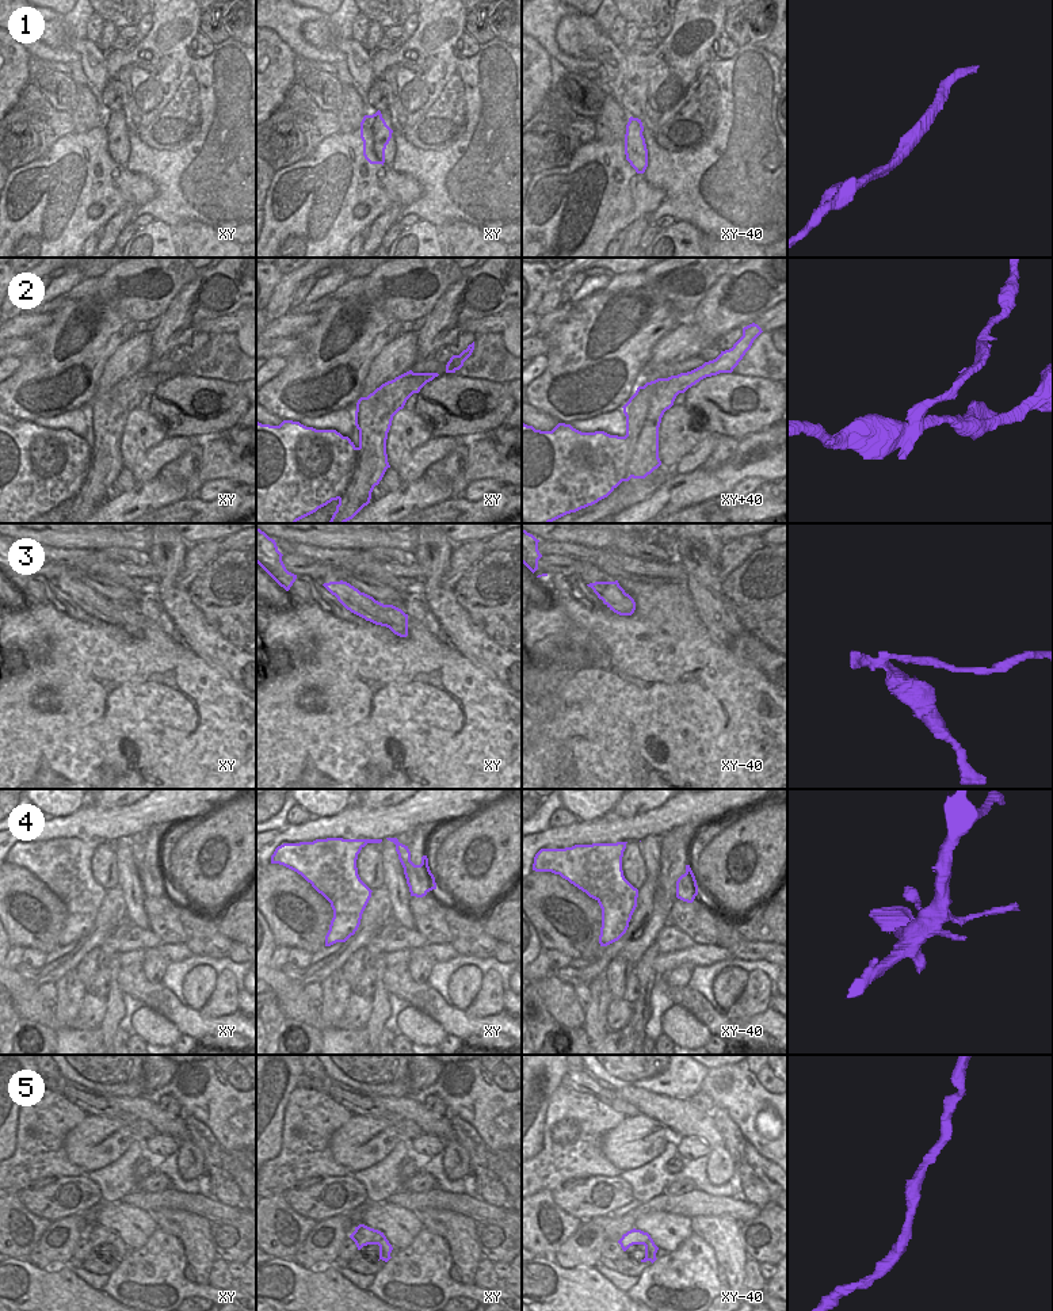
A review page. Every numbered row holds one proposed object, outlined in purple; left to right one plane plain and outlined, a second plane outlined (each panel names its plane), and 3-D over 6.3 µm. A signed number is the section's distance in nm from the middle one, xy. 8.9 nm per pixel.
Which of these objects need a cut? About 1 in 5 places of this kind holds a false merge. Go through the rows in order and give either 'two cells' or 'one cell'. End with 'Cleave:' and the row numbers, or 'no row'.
1: one cell
2: two cells
3: two cells
4: two cells
5: one cell
Cleave: 2, 3, 4

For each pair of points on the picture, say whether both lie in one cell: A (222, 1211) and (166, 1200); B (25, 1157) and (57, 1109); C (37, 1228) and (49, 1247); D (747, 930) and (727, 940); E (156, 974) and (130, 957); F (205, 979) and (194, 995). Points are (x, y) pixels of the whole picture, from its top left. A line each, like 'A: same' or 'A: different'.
A: same
B: same
C: different
D: different
E: different
F: same

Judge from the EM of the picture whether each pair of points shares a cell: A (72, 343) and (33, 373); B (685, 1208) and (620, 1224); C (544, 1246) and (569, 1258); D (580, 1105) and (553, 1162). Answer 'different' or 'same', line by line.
A: same
B: same
C: different
D: same

